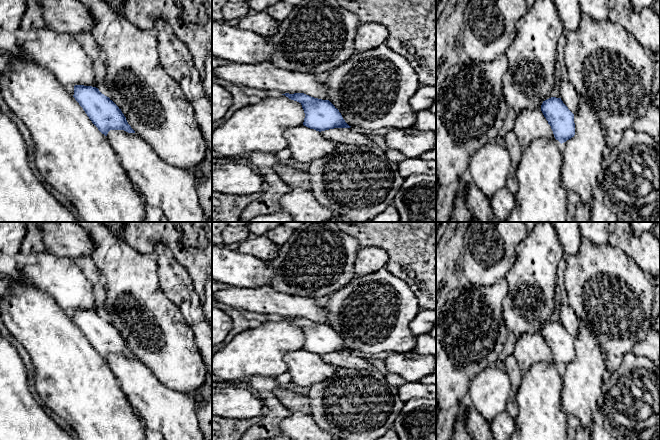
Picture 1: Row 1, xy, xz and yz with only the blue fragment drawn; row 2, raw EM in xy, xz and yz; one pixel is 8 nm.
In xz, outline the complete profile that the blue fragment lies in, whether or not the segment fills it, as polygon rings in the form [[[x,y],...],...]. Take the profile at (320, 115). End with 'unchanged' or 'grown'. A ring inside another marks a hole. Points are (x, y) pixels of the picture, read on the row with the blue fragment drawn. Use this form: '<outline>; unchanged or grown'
[[[304,93],[282,95],[302,105],[305,113],[304,126],[319,131],[330,141],[358,146],[372,143],[366,135],[353,132],[329,100],[314,98]]]; grown

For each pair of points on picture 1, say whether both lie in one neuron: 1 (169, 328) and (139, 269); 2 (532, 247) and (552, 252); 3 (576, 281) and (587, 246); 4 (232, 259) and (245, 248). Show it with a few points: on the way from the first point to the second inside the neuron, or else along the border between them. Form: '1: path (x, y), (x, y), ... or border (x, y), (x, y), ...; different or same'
1: path (155, 313), (139, 294), (139, 284); same
2: path (537, 252), (547, 252); same
3: path (585, 272), (587, 270), (587, 255); same
4: border (236, 250), (242, 253), (249, 253), (262, 260); different

